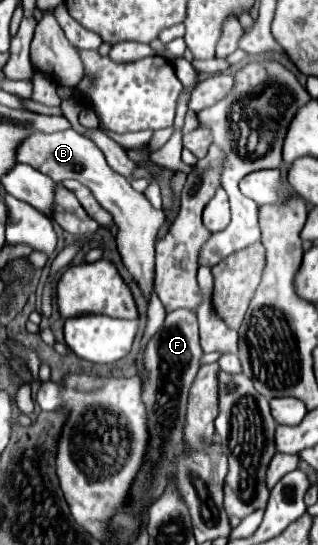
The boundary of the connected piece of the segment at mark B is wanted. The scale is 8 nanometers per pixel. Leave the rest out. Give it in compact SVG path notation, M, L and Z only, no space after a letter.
M66 129L60 133L34 133L16 151L18 163L32 165L40 173L48 175L52 181L62 183L64 179L76 179L82 185L86 185L96 201L112 215L114 225L118 227L116 245L118 253L122 257L124 267L130 271L138 287L142 289L146 301L150 301L152 289L154 289L155 277L155 242L158 229L166 221L166 213L162 209L154 209L150 201L138 191L132 189L126 177L112 171L110 165L104 159L104 153L86 137L76 133L74 129Z

